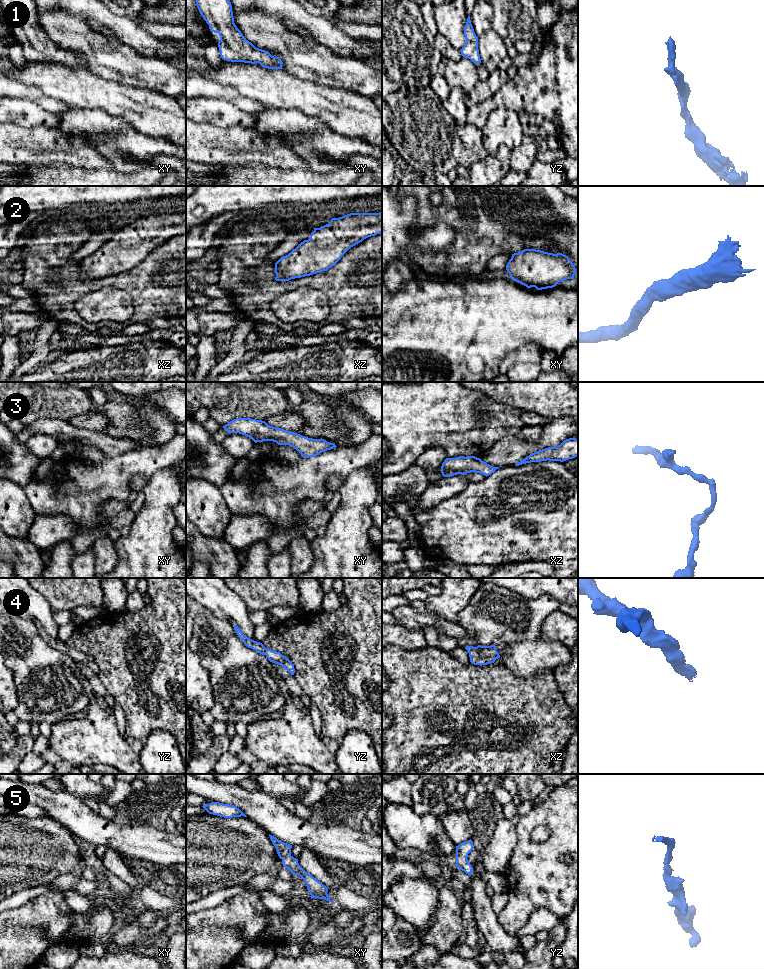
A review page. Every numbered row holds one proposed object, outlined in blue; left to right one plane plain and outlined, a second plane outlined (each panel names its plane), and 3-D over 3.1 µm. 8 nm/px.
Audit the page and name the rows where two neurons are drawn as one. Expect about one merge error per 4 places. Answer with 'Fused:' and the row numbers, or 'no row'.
Fused: no row

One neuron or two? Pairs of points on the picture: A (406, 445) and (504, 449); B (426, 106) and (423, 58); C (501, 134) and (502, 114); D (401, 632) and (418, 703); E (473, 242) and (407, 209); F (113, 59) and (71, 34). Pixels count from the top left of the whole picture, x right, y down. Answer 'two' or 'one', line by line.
A: two
B: two
C: one
D: two
E: two
F: one

